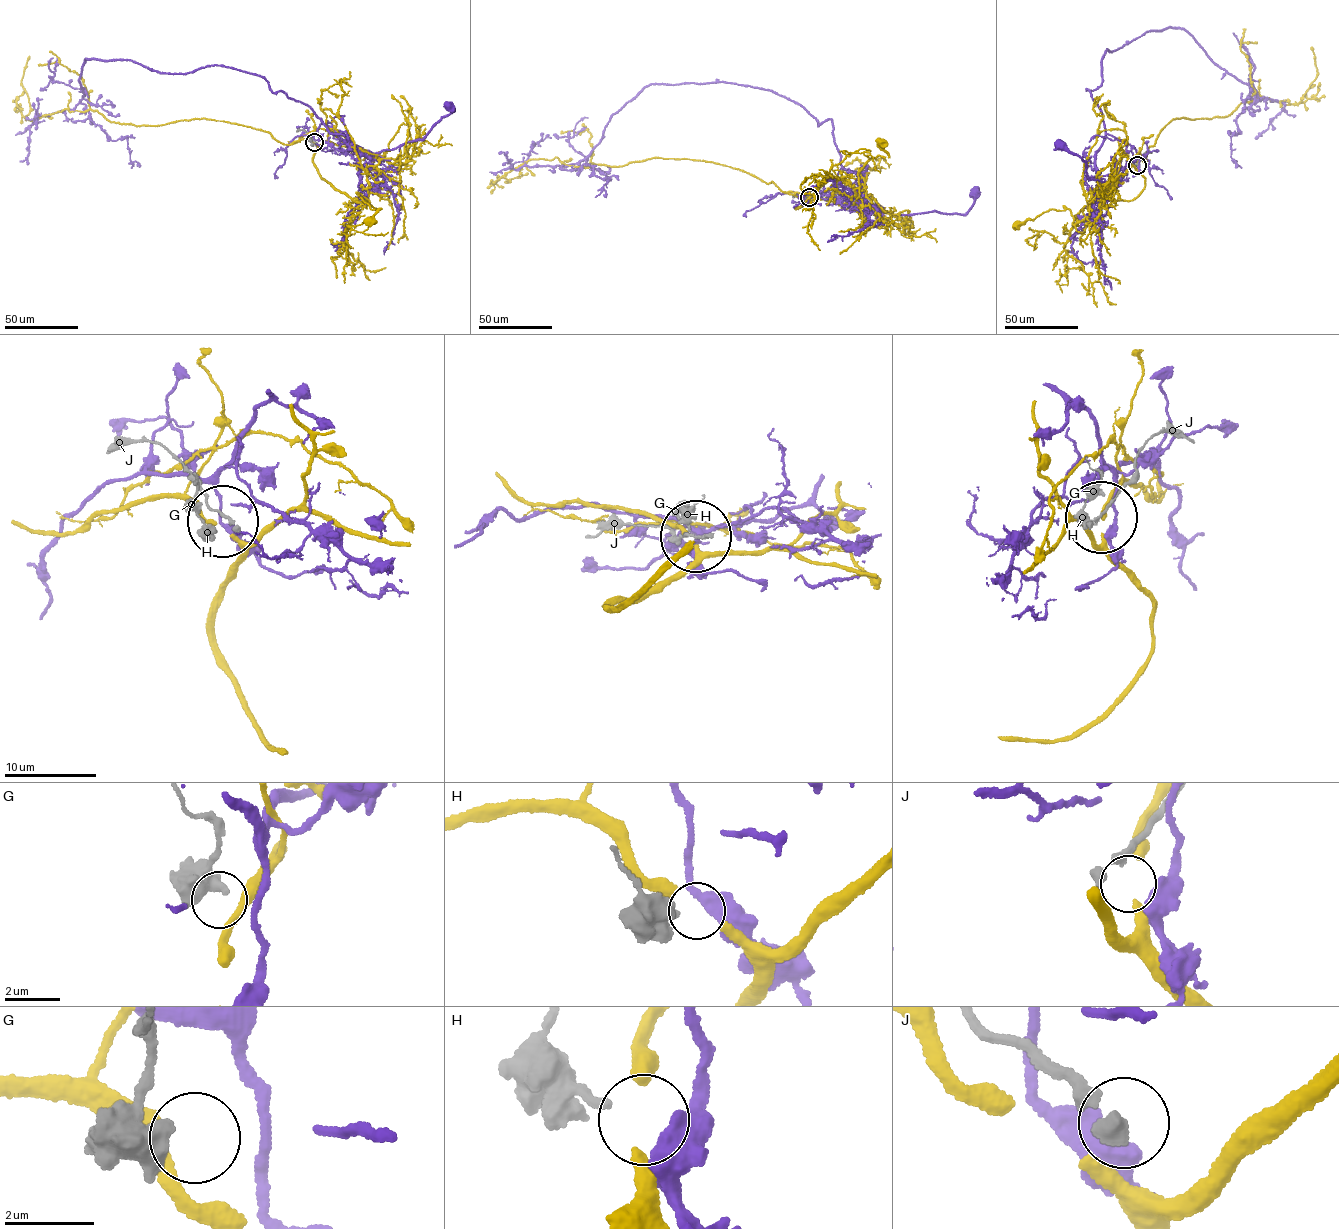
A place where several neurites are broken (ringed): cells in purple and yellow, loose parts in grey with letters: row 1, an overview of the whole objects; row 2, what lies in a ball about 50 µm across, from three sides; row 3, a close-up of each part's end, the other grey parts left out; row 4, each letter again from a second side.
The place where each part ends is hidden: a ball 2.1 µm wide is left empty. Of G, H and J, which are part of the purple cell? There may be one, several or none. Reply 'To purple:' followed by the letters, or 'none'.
To purple: H

